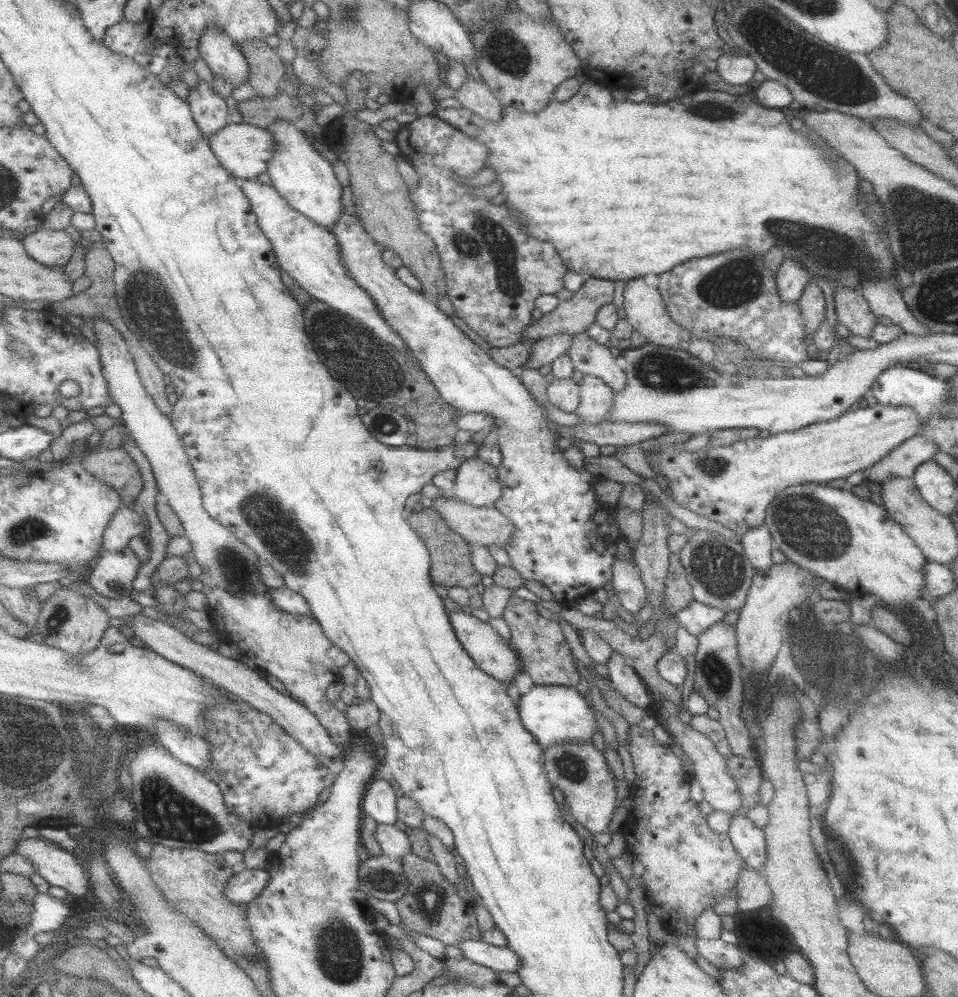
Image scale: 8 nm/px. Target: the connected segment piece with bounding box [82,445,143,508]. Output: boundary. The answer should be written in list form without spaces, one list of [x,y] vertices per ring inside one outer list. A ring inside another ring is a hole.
[[[97,446],[92,453],[84,456],[83,462],[85,470],[96,476],[101,482],[112,486],[122,498],[122,502],[126,502],[127,506],[133,508],[135,498],[143,492],[143,478],[139,472],[139,466],[135,464],[135,460],[129,456],[129,452],[119,447],[118,449],[107,449],[105,446]]]

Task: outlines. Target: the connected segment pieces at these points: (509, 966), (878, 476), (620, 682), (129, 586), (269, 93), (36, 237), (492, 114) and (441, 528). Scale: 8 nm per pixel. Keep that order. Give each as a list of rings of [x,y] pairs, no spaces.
[[[467,939],[457,944],[462,954],[473,962],[499,972],[518,972],[522,965],[519,955],[508,945],[497,946],[481,939]]]
[[[915,435],[891,449],[873,466],[863,470],[865,481],[879,483],[889,477],[912,477],[918,464],[933,458],[938,446],[923,435]]]
[[[611,654],[604,664],[607,667],[606,678],[612,682],[613,687],[625,697],[630,707],[645,708],[651,699],[651,692],[645,690],[645,683],[637,676],[637,673],[630,667],[623,657],[619,654]]]
[[[133,548],[123,551],[104,552],[86,580],[97,593],[109,599],[129,597],[133,591],[133,580],[141,568],[141,560],[133,552]]]
[[[263,39],[243,42],[239,45],[245,53],[251,69],[250,85],[263,98],[277,98],[282,95],[283,82],[290,73],[290,67]]]
[[[38,228],[34,233],[24,236],[23,242],[35,260],[51,268],[63,269],[75,252],[75,242],[64,229]]]
[[[469,76],[469,80],[455,92],[459,104],[475,114],[490,121],[498,121],[503,117],[503,106],[497,96],[487,83],[477,80],[475,76]]]
[[[416,508],[410,515],[410,526],[419,534],[430,549],[432,557],[432,580],[436,585],[445,586],[449,589],[462,587],[473,589],[477,584],[482,584],[483,575],[473,565],[473,549],[471,544],[453,531],[445,518],[434,509],[418,511]]]

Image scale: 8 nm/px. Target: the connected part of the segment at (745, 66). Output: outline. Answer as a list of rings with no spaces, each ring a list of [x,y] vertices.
[[[721,54],[715,60],[715,71],[726,84],[753,84],[753,74],[757,70],[755,62],[749,56]]]

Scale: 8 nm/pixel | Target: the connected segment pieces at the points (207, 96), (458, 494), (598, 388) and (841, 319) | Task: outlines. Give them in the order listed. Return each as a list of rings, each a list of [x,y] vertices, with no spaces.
[[[201,79],[197,88],[189,88],[187,102],[205,135],[213,136],[229,124],[229,104],[209,82]]]
[[[481,457],[470,458],[458,468],[456,490],[451,497],[473,506],[495,506],[503,494],[498,474],[498,467]]]
[[[584,375],[579,383],[582,394],[582,403],[575,412],[579,419],[593,424],[605,421],[606,414],[612,409],[614,398],[613,389],[605,384],[604,380],[601,380],[595,375]]]
[[[837,285],[832,296],[838,323],[845,326],[851,335],[869,338],[877,318],[862,294],[857,289]]]

